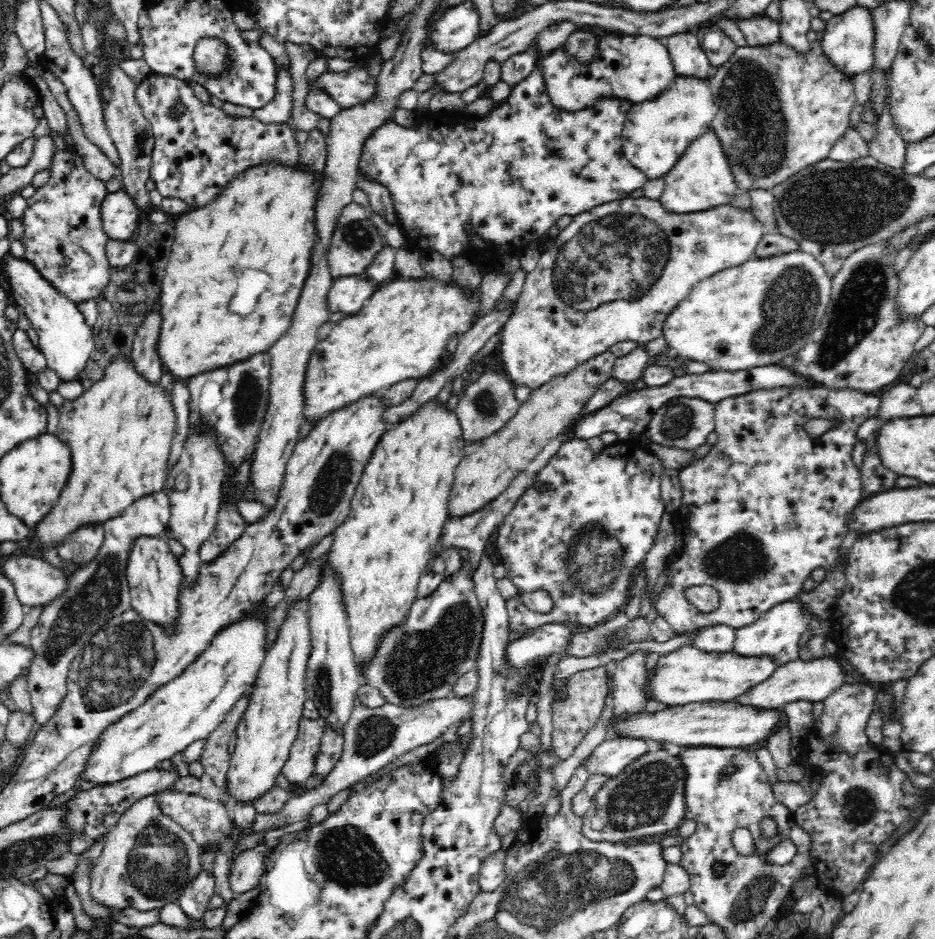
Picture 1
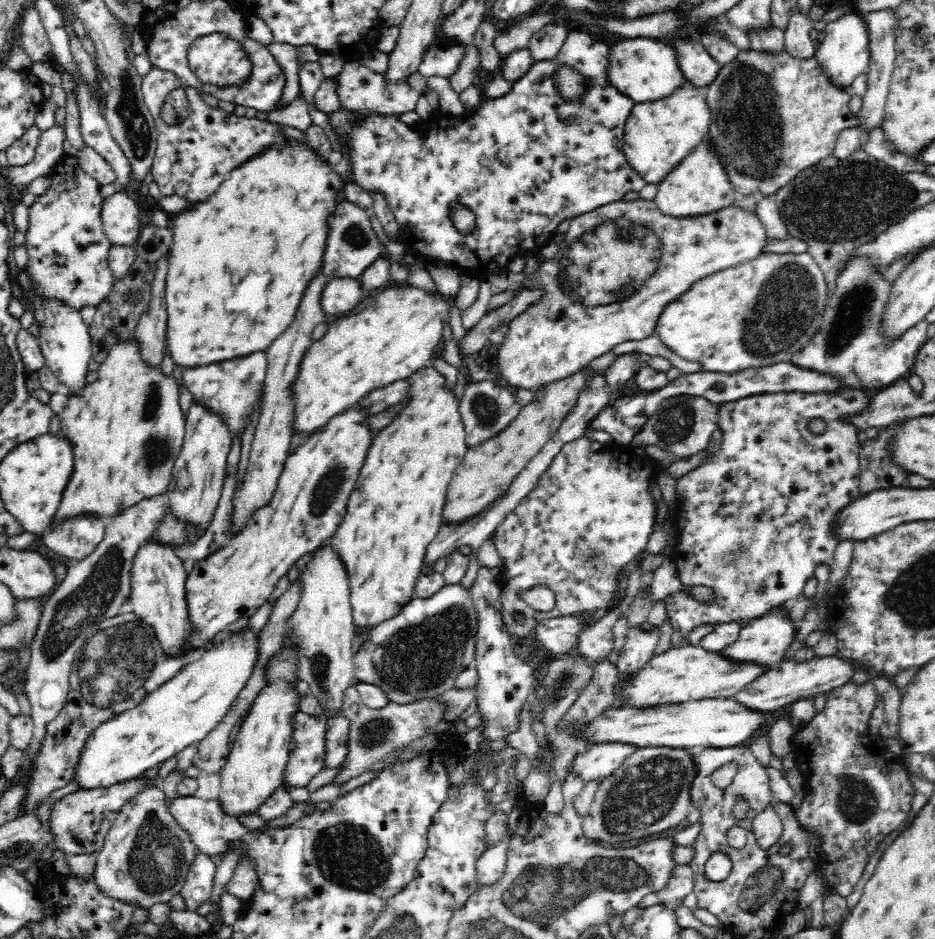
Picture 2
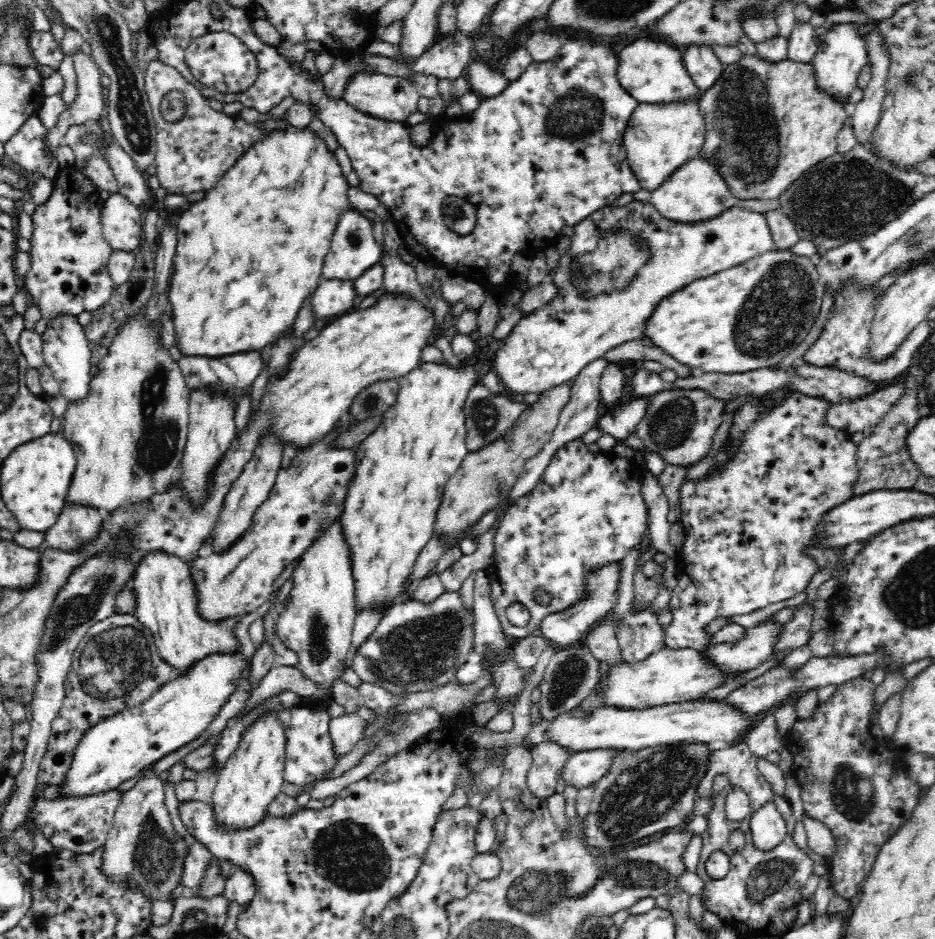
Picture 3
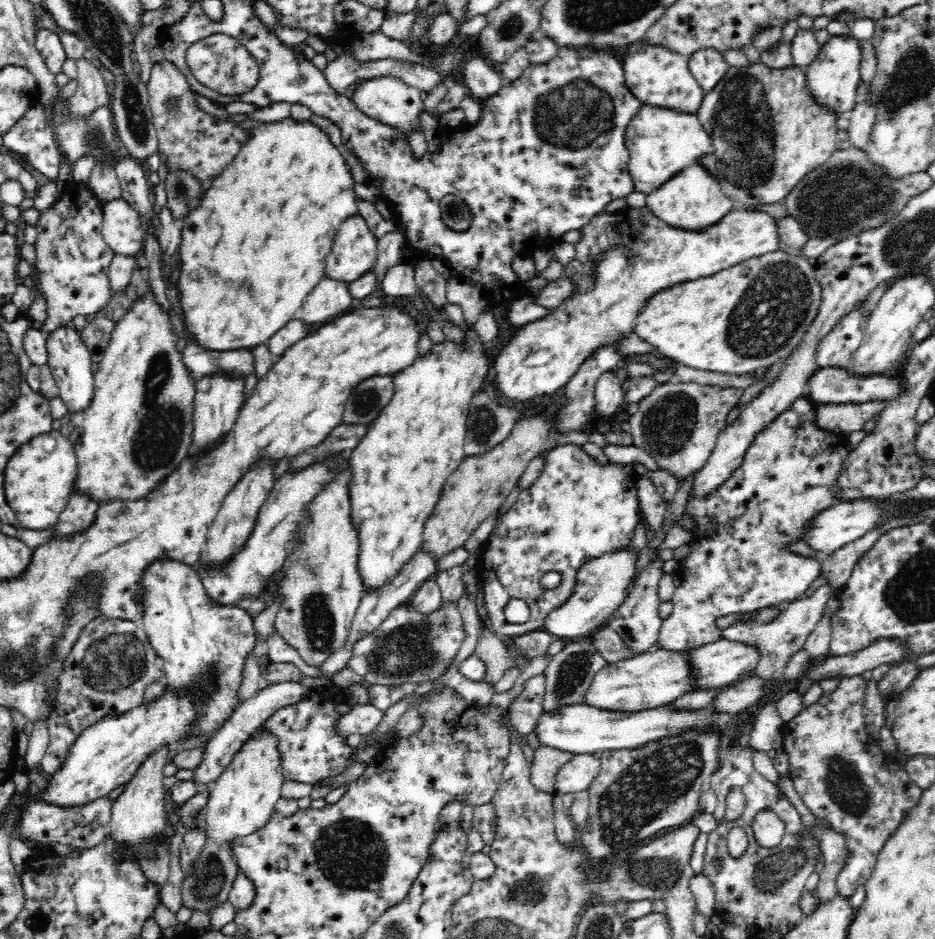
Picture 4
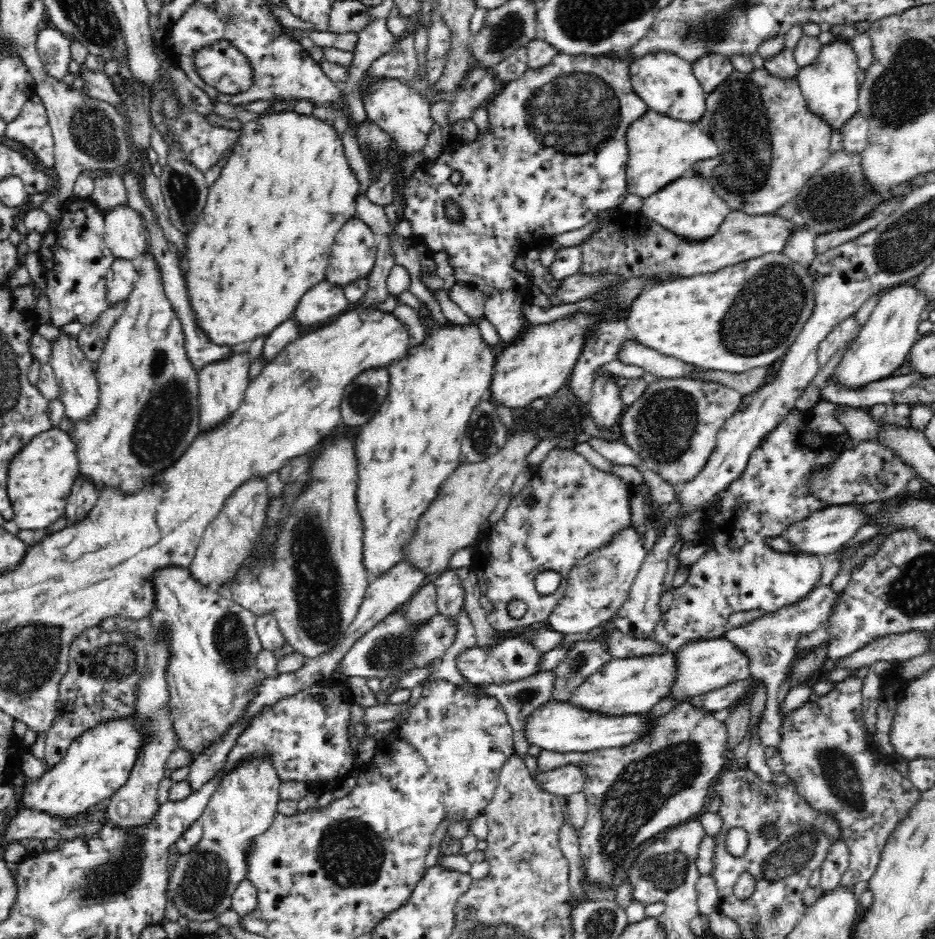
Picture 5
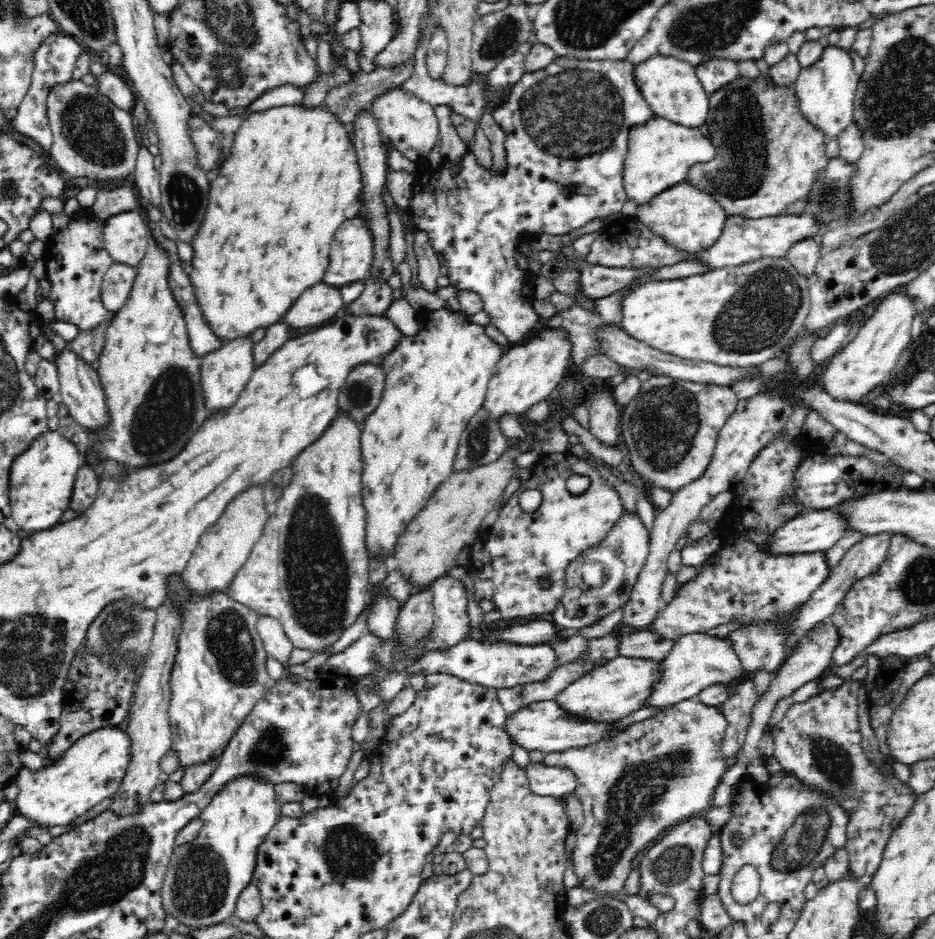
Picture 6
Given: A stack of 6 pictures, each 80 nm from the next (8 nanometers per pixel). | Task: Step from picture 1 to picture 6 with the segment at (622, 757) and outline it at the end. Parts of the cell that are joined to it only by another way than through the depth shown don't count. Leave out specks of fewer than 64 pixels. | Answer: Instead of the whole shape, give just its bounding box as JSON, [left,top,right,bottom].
[525,762,575,799]

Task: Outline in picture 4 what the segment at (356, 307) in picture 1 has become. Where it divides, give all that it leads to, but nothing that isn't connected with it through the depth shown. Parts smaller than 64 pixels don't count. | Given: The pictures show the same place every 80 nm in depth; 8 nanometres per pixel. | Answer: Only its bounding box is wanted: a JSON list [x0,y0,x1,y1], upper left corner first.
[298,277,356,324]

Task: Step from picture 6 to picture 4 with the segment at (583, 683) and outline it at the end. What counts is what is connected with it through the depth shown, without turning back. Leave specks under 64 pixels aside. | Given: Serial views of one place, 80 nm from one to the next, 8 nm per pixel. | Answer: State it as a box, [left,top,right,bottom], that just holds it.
[582,648,692,712]

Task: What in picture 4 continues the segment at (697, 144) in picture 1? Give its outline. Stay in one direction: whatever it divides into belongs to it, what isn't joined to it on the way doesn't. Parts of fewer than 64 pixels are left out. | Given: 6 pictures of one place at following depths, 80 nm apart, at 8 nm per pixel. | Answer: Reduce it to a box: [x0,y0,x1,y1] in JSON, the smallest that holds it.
[646,163,734,233]

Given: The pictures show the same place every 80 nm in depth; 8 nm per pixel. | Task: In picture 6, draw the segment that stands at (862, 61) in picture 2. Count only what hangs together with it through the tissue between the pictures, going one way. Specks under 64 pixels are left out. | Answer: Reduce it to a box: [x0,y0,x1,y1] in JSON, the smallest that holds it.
[793,45,858,140]

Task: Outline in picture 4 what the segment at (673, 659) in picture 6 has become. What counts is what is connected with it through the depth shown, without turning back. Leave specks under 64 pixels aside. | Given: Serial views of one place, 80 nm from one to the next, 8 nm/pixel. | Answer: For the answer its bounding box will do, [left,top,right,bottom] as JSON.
[687,639,759,691]

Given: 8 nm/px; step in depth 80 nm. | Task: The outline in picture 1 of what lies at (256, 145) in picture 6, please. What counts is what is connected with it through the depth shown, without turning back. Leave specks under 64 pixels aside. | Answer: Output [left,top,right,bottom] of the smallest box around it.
[159,159,324,380]

